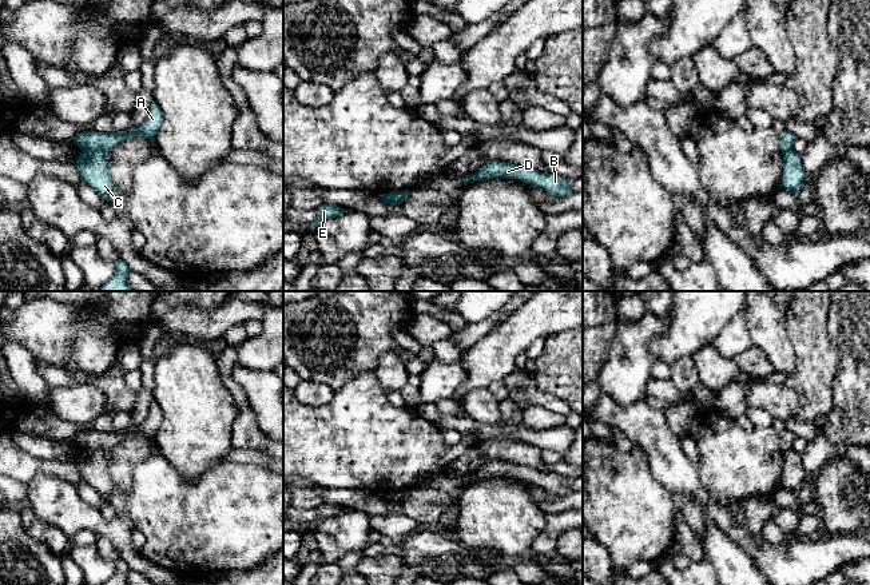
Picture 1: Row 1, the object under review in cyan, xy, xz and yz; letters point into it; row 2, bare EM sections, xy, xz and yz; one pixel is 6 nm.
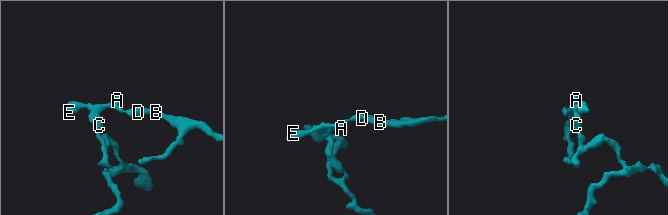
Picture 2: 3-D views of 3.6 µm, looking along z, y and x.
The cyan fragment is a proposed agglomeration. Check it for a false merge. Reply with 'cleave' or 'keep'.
cleave

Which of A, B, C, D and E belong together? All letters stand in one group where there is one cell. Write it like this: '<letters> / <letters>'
A B D E / C

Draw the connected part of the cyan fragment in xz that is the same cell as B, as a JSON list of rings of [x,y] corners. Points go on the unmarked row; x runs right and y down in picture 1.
[[[488,461],[478,467],[474,473],[462,475],[460,481],[469,481],[472,478],[492,478],[492,477],[509,477],[525,481],[533,486],[541,488],[553,496],[568,494],[573,489],[567,483],[563,475],[557,473],[541,473],[528,465],[517,465],[506,461]]]

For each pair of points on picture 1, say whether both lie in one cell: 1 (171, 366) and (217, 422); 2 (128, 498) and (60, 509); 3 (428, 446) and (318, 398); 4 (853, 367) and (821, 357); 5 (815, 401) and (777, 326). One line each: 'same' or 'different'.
1: same
2: different
3: different
4: different
5: different

